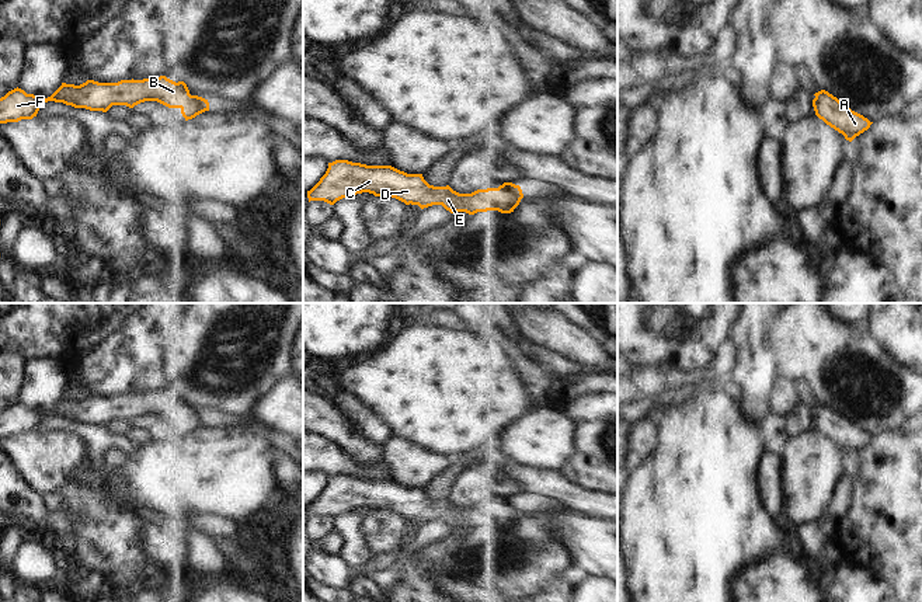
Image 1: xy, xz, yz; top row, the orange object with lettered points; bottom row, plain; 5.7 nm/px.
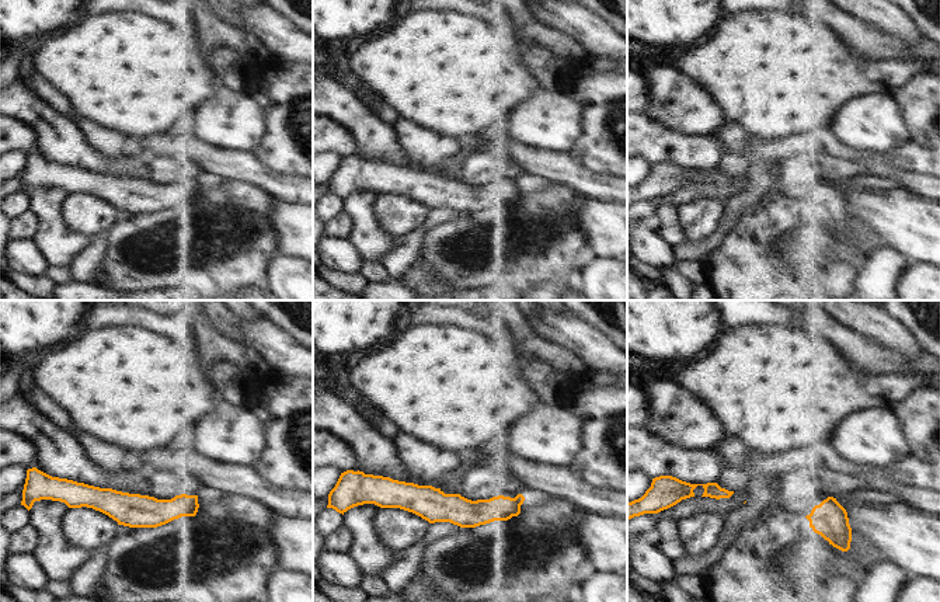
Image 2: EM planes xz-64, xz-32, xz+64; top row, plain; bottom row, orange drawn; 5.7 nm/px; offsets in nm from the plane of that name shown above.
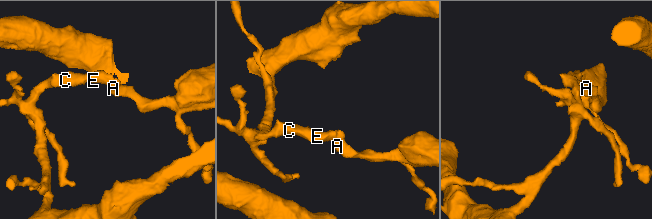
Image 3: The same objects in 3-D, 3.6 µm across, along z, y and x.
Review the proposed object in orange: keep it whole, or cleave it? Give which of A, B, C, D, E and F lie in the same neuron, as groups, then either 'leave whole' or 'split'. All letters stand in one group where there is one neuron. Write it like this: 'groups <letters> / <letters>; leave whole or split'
groups A B C D E F; leave whole

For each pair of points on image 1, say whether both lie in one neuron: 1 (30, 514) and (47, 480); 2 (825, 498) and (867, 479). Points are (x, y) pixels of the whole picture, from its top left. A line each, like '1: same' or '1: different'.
1: different
2: different

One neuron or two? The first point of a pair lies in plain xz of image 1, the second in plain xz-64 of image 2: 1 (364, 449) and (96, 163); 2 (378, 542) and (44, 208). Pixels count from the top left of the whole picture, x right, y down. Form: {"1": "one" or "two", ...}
{"1": "one", "2": "two"}

